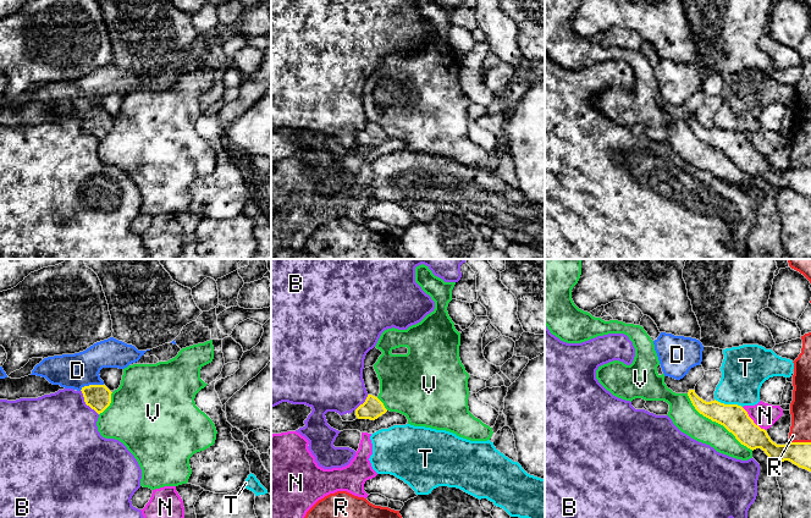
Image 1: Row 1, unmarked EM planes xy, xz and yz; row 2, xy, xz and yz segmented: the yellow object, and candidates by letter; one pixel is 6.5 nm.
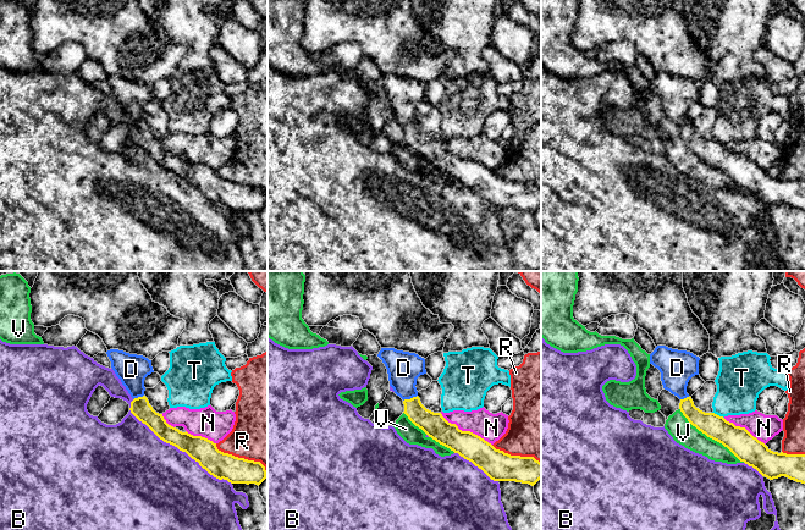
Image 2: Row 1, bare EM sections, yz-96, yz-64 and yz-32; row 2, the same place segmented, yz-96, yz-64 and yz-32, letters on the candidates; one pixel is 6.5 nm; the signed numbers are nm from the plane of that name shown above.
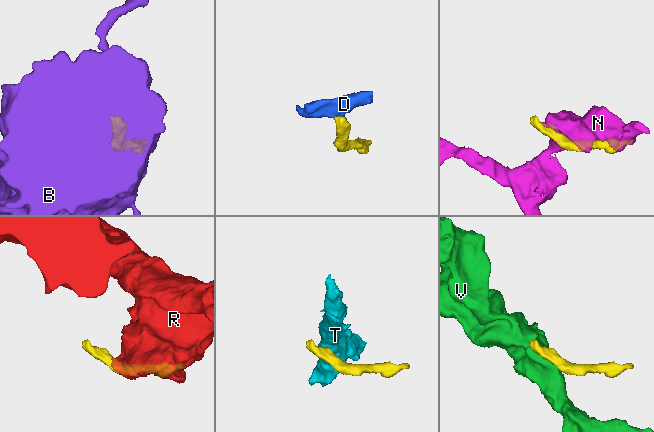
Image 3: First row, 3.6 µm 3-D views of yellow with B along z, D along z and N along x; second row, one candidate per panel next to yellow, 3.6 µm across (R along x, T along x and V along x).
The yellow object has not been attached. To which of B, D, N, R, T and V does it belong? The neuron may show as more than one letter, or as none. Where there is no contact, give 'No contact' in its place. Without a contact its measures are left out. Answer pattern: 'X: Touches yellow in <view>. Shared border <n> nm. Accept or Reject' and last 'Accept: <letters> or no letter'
B: Touches yellow in xy. Shared border 200 nm. Reject
D: Touches yellow in xy. Shared border 170 nm. Accept
N: Touches yellow in yz. Shared border 220 nm. Reject
R: Touches yellow in yz. Shared border 140 nm. Reject
T: Touches yellow in yz. Shared border 190 nm. Reject
V: Touches yellow in yz. Shared border 600 nm. Reject
Accept: D

